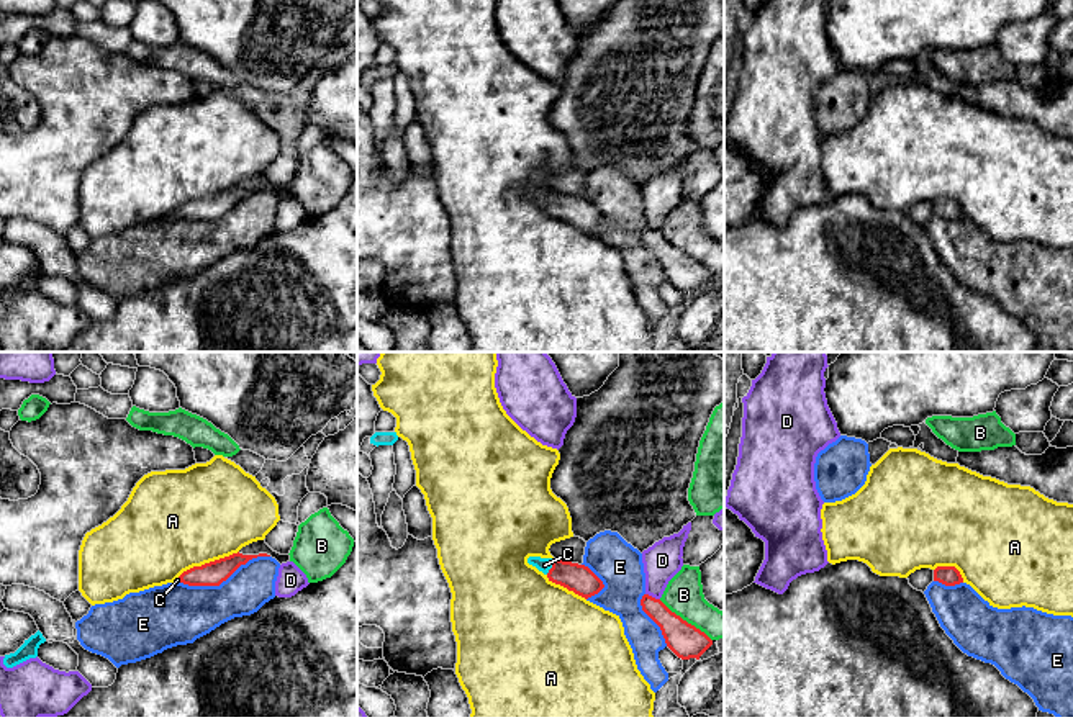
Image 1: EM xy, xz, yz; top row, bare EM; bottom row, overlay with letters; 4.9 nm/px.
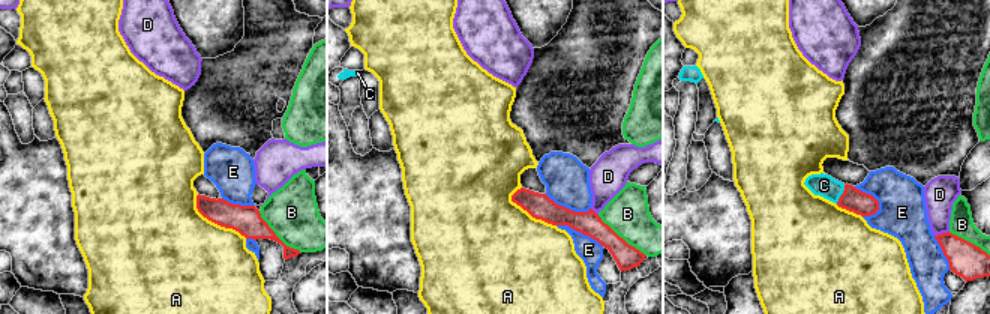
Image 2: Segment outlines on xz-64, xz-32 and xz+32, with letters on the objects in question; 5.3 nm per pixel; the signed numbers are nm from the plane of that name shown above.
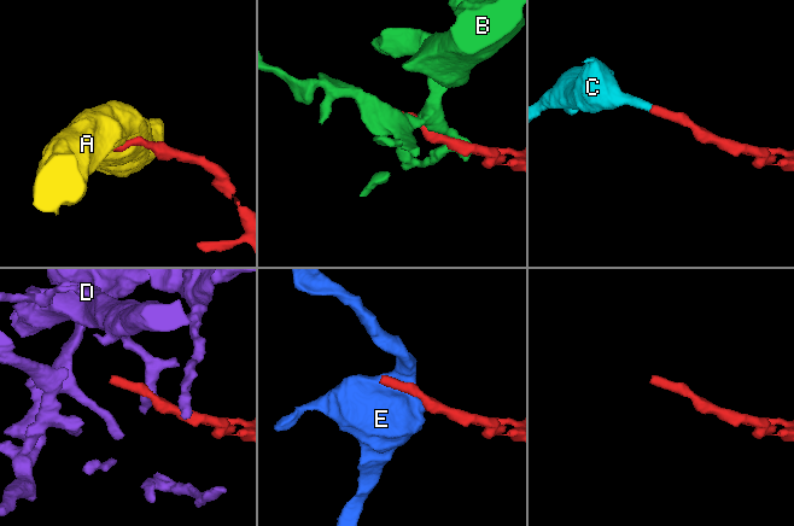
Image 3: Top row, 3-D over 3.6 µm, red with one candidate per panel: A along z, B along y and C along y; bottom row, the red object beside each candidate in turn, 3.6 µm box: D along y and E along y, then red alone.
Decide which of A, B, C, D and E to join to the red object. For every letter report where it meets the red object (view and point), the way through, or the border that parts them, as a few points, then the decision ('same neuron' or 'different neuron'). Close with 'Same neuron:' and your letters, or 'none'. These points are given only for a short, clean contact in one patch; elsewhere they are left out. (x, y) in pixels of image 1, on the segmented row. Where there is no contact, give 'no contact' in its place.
A: meets red in xy at (207, 563); different neuron
B: meets red in xz at (685, 621); different neuron
C: meets red in xz at (552, 567); runs through xz (579, 578), (552, 567), (544, 565); same neuron
D: meets red in xz at (651, 596); border along xz (646, 593), (659, 599); different neuron
E: meets red in xy at (225, 580); different neuron
Same neuron: C

